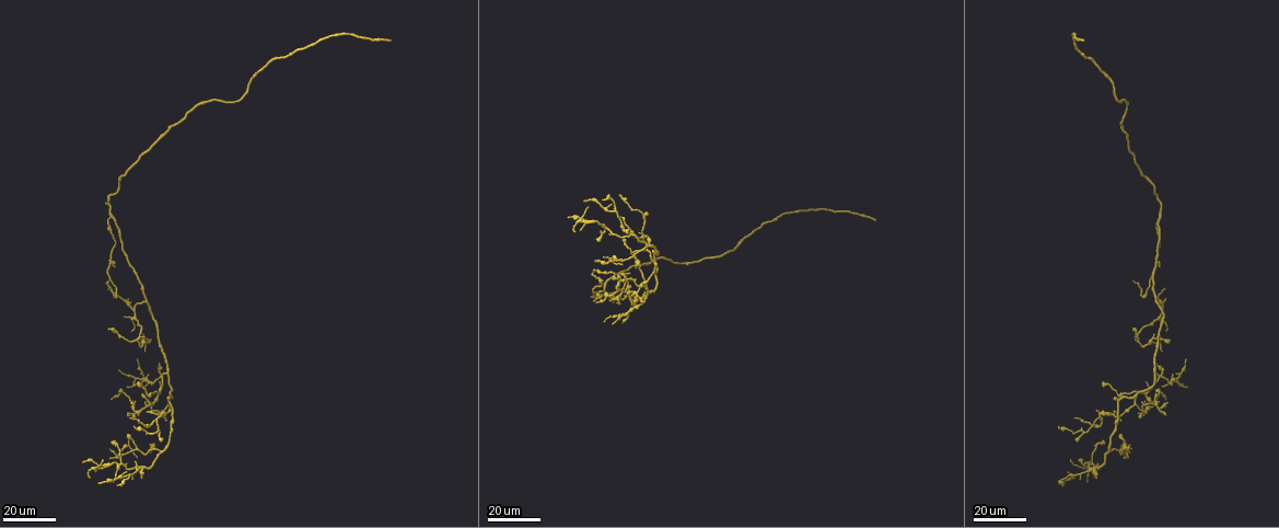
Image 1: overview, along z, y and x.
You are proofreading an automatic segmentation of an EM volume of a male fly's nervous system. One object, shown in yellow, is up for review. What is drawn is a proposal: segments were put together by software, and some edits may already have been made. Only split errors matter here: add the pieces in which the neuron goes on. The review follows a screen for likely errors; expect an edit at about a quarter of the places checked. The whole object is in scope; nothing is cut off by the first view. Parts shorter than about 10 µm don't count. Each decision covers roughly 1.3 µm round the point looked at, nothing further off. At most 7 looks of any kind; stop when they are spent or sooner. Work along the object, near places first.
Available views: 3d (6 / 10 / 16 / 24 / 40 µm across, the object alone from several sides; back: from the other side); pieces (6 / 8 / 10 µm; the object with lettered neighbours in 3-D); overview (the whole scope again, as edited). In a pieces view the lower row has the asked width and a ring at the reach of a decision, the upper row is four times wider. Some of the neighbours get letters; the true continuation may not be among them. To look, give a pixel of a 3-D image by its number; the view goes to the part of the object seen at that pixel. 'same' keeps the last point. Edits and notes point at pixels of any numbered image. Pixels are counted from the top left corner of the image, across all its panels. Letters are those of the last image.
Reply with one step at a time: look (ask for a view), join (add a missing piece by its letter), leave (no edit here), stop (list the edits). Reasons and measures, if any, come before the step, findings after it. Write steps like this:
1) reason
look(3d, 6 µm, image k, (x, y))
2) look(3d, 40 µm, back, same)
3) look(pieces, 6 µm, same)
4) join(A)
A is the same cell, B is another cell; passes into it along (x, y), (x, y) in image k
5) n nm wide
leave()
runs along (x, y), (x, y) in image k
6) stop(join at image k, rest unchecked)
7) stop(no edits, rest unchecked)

free end
look(3d, 24 µm, image 1, (645, 213))

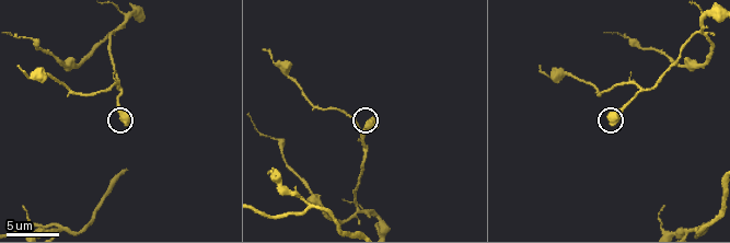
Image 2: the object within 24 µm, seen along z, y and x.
look(pieces, 8 µm, image 2, (127, 123))

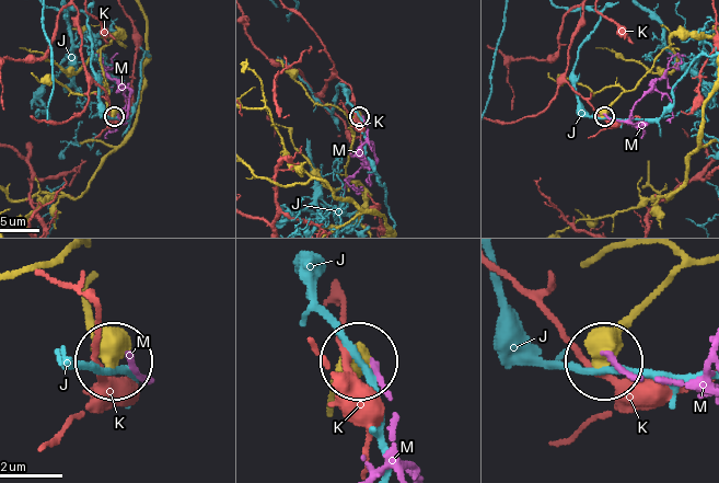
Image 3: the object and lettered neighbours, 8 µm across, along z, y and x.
leave()
J, K and M are other cells; runs along (704, 261), (680, 268), (604, 360) in image 3; no lettered piece goes on from it

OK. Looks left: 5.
branch stops here
look(3d, 24 µm, image 1, (1113, 397))

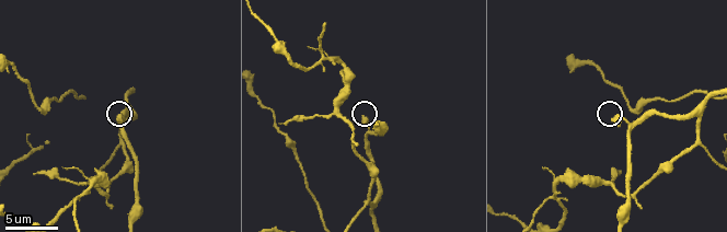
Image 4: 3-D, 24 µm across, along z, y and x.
look(pieces, 8 µm, image 4, (362, 118))

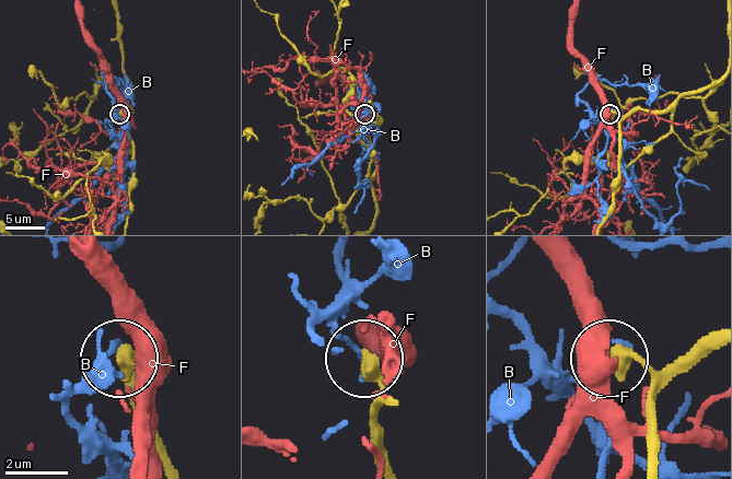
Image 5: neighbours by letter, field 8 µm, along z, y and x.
leave()
B and F are other cells; no lettered piece goes on from it

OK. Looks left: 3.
end of a long branch
look(3d, 16 µm, image 1, (875, 219))

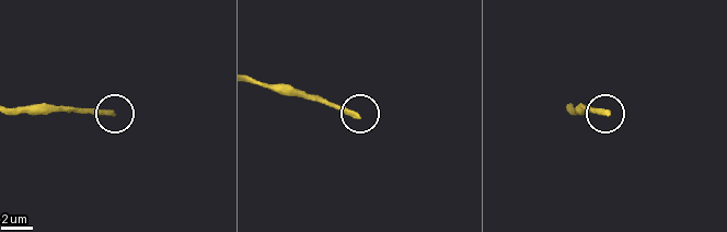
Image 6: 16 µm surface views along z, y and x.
look(pieces, 8 µm, image 6, (111, 113))

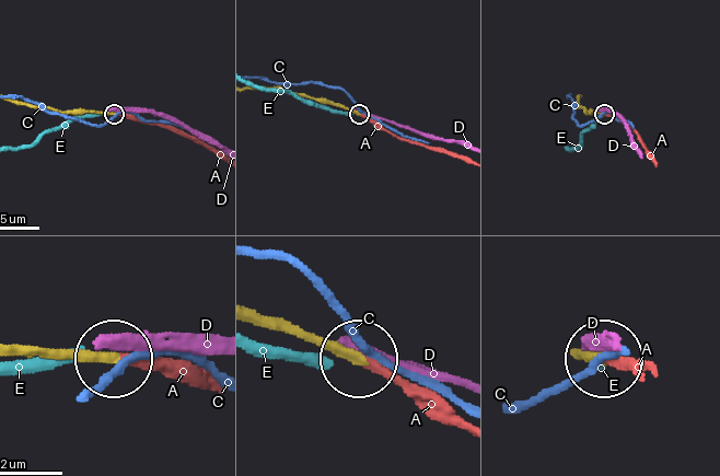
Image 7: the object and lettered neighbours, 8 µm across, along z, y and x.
join(A)
A is the same cell, C, D and E are other cells; the neuron continues

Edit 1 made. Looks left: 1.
stop(join at image 7, rest unchecked)

